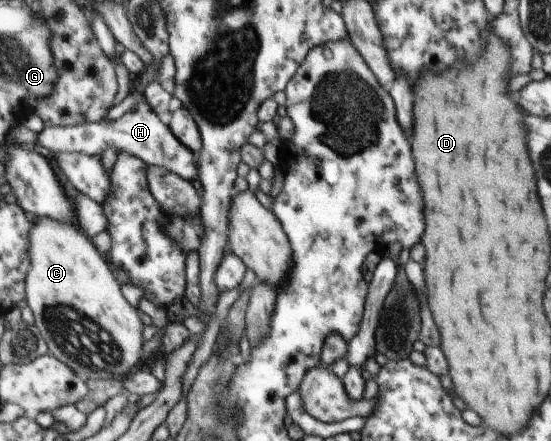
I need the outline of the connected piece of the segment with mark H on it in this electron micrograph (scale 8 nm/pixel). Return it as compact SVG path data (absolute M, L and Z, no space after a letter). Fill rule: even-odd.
M148 102L142 103L139 109L130 111L114 122L103 119L97 123L85 122L71 127L46 128L39 133L37 144L38 148L47 153L86 153L92 156L102 156L104 151L112 145L119 150L119 154L135 154L148 166L167 168L187 181L197 179L197 158L194 156L194 151L181 142L169 125L160 121Z

